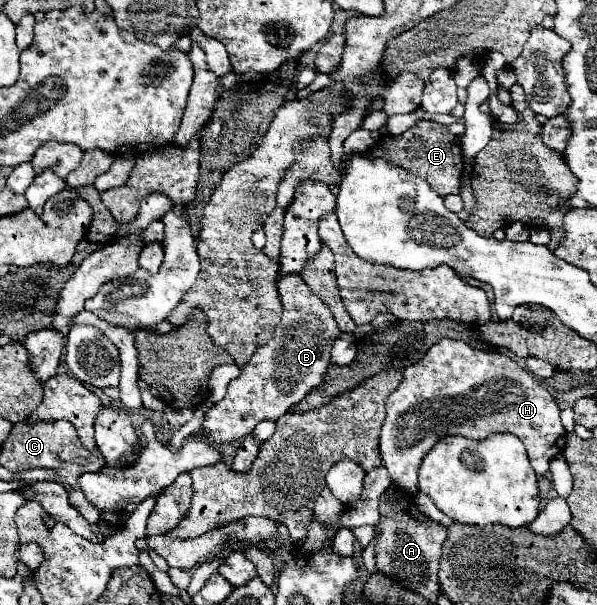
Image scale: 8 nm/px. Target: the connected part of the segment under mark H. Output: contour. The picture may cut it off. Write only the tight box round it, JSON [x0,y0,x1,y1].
[380,340,564,494]

